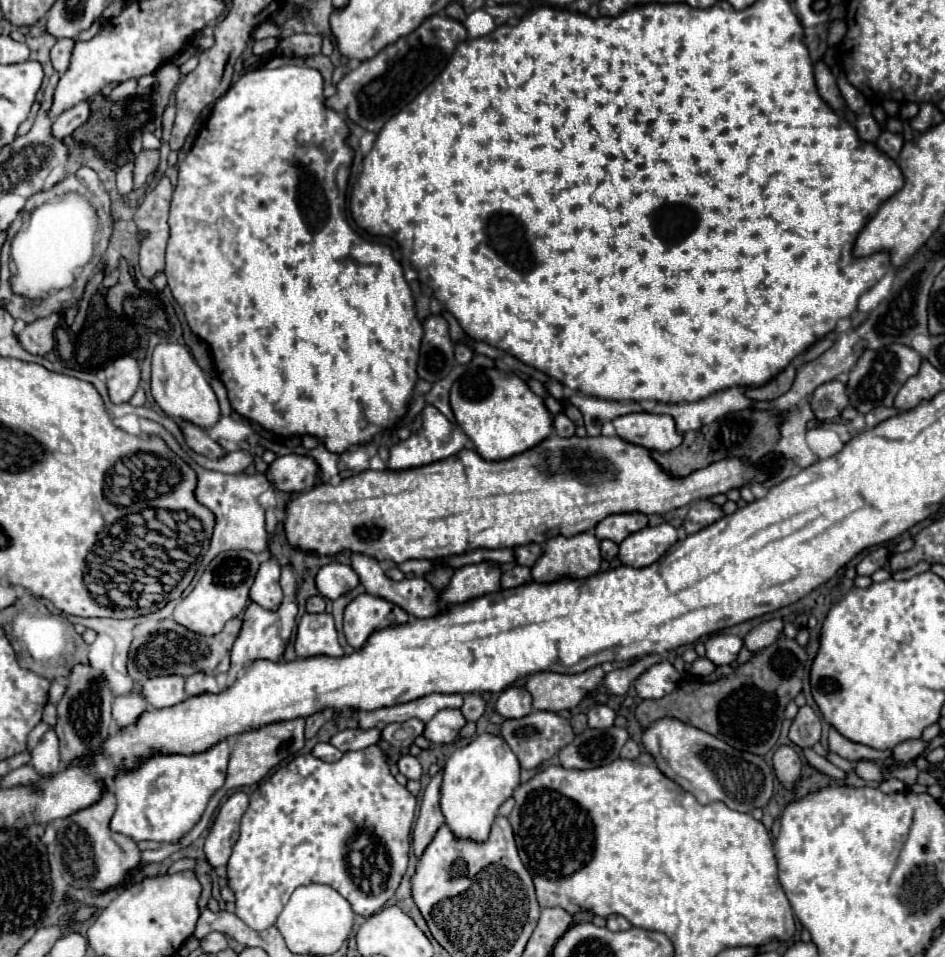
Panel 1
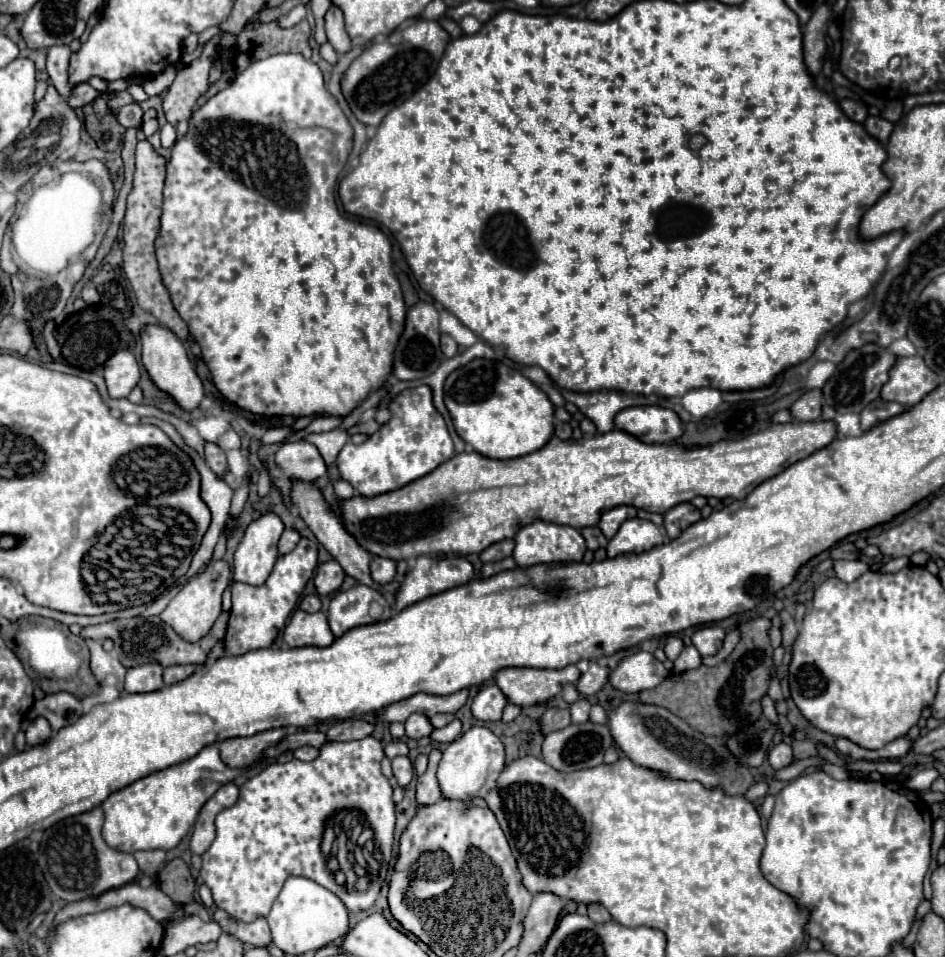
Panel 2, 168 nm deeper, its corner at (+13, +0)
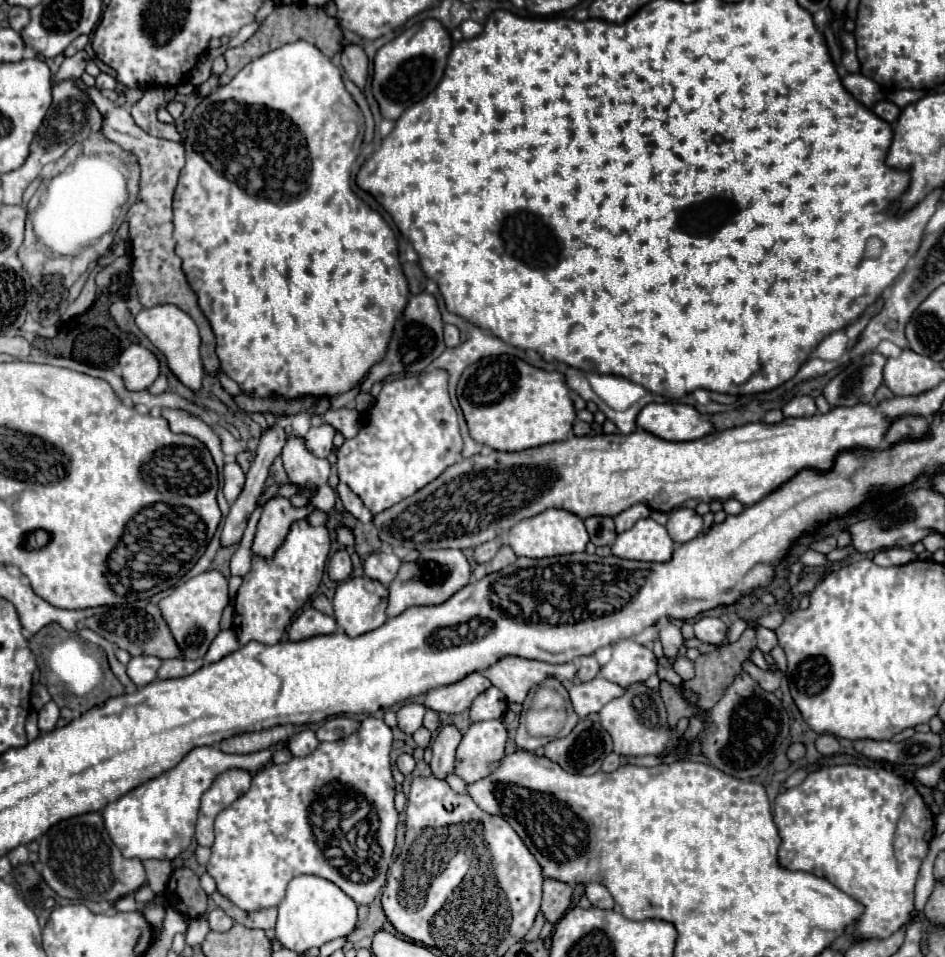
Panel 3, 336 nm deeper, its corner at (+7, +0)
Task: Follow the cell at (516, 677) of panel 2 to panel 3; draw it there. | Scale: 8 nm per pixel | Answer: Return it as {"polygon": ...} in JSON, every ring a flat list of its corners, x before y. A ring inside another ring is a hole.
{"polygon":[[504,657,496,665,484,671,484,675,490,679,490,683,506,695,510,703,524,703,526,695,532,687,540,685,546,677,554,677,558,681,574,679,578,673,574,663,562,663,562,665,550,665,542,661,530,661,522,657]]}

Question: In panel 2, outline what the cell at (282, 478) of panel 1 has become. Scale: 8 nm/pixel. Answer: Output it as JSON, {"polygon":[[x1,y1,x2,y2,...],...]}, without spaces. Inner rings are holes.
{"polygon":[[304,439,284,443,276,453,276,465,290,475,290,479,316,481,326,475,326,463,314,443]]}

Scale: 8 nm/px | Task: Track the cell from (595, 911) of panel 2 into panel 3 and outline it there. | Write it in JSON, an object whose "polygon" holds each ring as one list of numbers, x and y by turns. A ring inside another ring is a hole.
{"polygon":[[588,883,586,885,586,897,590,899,592,907,596,907,596,909,614,909,612,895,600,883]]}

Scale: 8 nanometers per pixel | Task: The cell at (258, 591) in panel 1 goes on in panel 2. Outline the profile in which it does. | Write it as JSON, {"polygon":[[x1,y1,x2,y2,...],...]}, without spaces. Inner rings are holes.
{"polygon":[[264,513,252,521,234,551,234,581,262,585,278,557,278,541,284,523,276,513]]}

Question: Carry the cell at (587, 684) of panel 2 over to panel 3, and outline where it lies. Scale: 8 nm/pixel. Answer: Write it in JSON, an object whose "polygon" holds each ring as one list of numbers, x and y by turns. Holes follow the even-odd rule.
{"polygon":[[588,655,588,657,580,657,578,659,578,679,580,681,592,681,598,673,600,673,600,669,602,669,602,665,592,657,592,655]]}

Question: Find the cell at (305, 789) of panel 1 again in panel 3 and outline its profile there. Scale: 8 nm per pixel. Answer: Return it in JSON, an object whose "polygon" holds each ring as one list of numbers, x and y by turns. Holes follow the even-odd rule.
{"polygon":[[366,717,360,723,360,729,352,733,344,741,320,743,318,749,308,757,294,757,288,763,276,765,270,763,260,769,252,777,252,785,248,793,244,793,234,805,224,809,216,817,216,841,212,845,210,861,206,863,206,873,216,881,220,895,230,899,236,907,244,911,260,911,268,907,276,907,286,891,286,885,292,877,298,875,318,875,334,885,338,885,348,897,352,897,358,905,370,905,380,889,386,885,386,875,392,863,392,851,396,845,396,825,398,811,394,807,396,783,390,771,390,751,392,751,392,731,390,727,376,717],[338,807,354,807,350,811,358,811,362,821,368,821,376,829,374,843,368,847,368,855,364,855,362,867,362,883,352,883,348,877,342,877,338,869,330,865,330,859,324,855,318,845,316,833,312,829,314,813,336,813]]}

